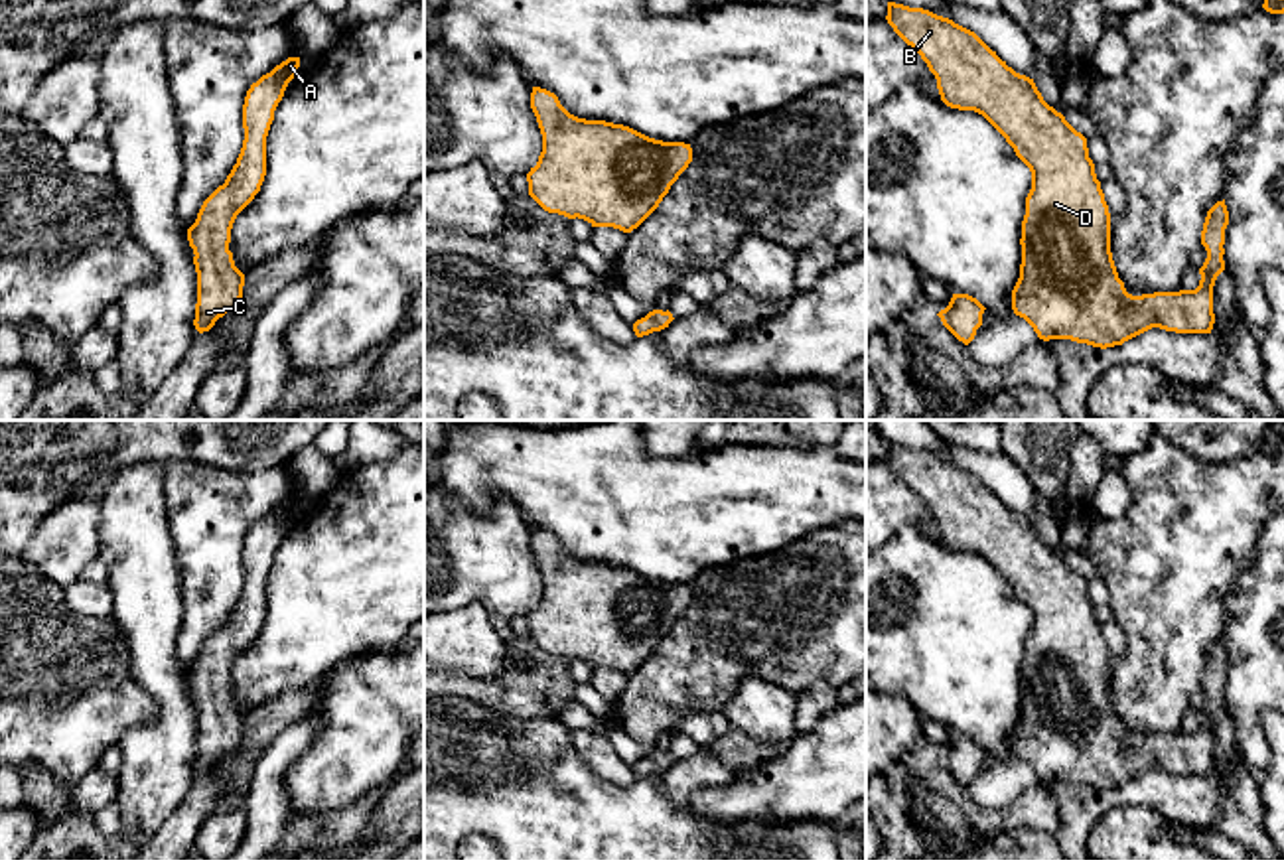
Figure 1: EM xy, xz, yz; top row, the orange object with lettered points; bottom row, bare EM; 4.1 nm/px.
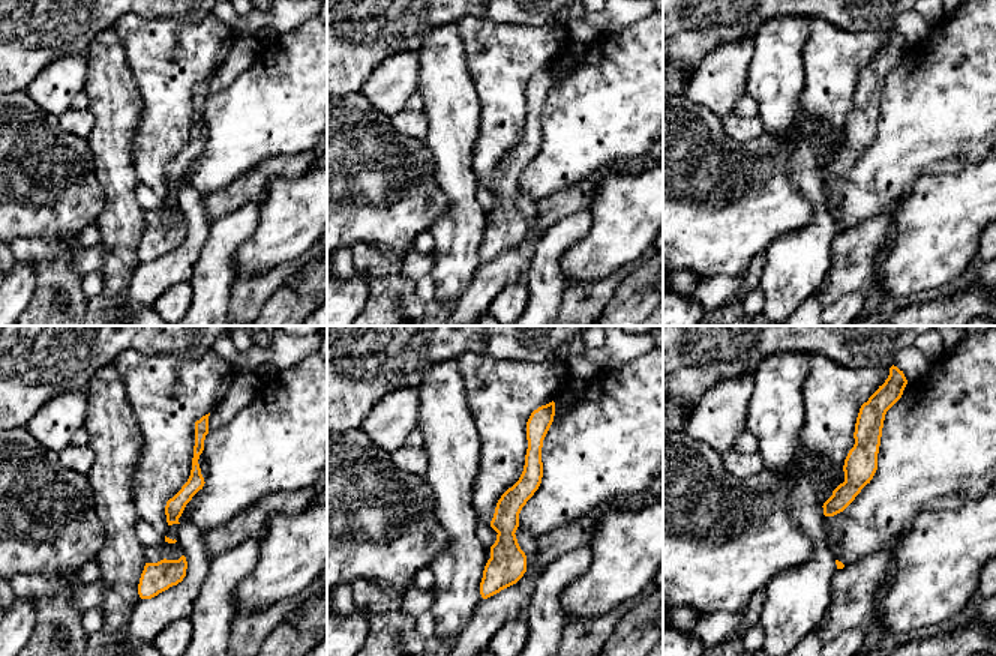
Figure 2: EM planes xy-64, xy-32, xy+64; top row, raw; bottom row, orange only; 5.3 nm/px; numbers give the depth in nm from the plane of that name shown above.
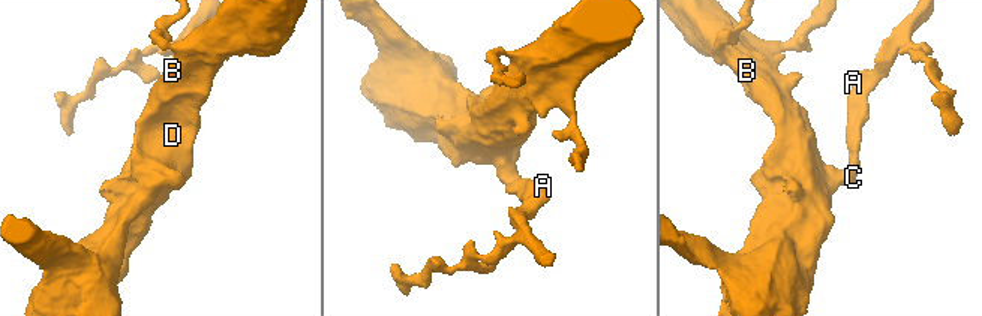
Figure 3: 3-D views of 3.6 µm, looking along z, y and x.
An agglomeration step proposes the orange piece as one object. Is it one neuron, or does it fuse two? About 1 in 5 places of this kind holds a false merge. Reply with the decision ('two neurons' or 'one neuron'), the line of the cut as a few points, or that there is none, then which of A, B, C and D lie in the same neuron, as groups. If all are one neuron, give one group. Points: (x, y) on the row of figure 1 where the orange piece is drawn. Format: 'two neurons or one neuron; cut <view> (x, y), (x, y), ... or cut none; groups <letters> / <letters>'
one neuron; cut none; groups A B C D

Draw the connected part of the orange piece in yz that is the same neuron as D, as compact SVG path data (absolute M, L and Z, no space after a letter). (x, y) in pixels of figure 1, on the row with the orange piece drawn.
M888 2L886 20L927 63L941 101L982 114L1032 172L1012 310L1039 339L1106 349L1152 327L1211 333L1213 286L1225 270L1225 199L1203 223L1207 258L1195 290L1128 294L1112 260L1110 213L1087 138L974 32L895 2Z

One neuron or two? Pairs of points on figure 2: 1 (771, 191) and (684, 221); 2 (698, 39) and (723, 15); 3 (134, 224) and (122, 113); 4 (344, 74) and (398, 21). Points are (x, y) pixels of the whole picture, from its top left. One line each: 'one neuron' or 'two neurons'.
1: one neuron
2: one neuron
3: one neuron
4: one neuron

